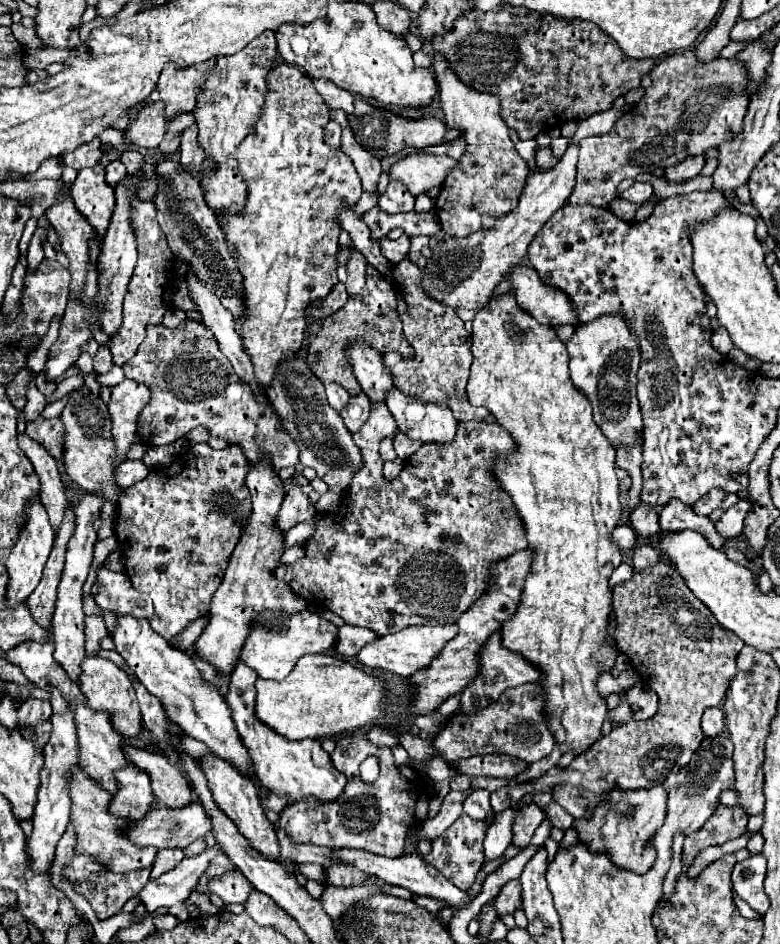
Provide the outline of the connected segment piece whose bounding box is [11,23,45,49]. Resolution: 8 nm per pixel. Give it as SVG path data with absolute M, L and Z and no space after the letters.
M13 23L13 33L15 37L21 41L21 45L25 45L27 49L45 49L45 43L41 41L41 37L35 33L35 29L31 27L23 27L21 23Z

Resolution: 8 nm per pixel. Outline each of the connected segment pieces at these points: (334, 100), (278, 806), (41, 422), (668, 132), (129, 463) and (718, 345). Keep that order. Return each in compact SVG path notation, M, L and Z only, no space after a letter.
M317 79L313 81L315 83L315 89L325 97L325 103L331 107L331 109L343 109L347 113L353 113L353 103L355 103L355 97L345 91L345 89L339 89L337 85L333 85L331 81L327 79Z
M265 793L265 795L267 795L267 801L263 803L263 807L267 807L267 809L273 809L273 811L279 813L287 805L285 795L275 795L275 793Z
M37 417L35 421L27 423L27 435L33 437L35 441L43 443L49 453L61 461L65 449L63 449L63 437L65 437L65 429L63 429L63 421L59 417L53 419L45 419L45 417Z
M685 49L683 53L667 55L653 67L649 75L653 79L651 87L645 89L645 95L637 105L633 105L623 117L617 119L609 133L581 139L577 185L567 203L607 207L615 199L615 189L623 179L635 179L639 173L653 173L655 169L677 165L689 157L705 155L709 149L719 147L725 141L733 141L743 131L743 119L749 101L741 97L745 81L741 81L741 65L737 65L737 61L713 59L709 63L701 63L693 49Z
M127 459L117 467L117 481L121 481L121 485L129 487L135 485L137 481L145 479L149 473L149 467L141 461L141 459Z
M717 329L717 331L713 333L713 337L711 337L711 343L713 343L713 347L715 347L719 353L723 353L723 355L727 355L729 349L733 349L733 343L731 343L729 333L727 333L725 329Z

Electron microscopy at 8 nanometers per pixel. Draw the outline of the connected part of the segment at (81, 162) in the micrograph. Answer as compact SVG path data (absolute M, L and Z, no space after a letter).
M93 139L89 143L83 143L75 151L63 155L65 165L67 167L73 167L75 171L79 171L83 167L95 167L101 161L101 157L103 157L103 149L99 145L99 139Z

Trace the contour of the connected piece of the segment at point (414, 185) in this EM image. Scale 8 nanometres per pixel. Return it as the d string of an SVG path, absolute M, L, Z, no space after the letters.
M411 153L391 167L389 177L401 179L413 195L421 195L433 187L441 187L455 167L457 159L447 155Z

